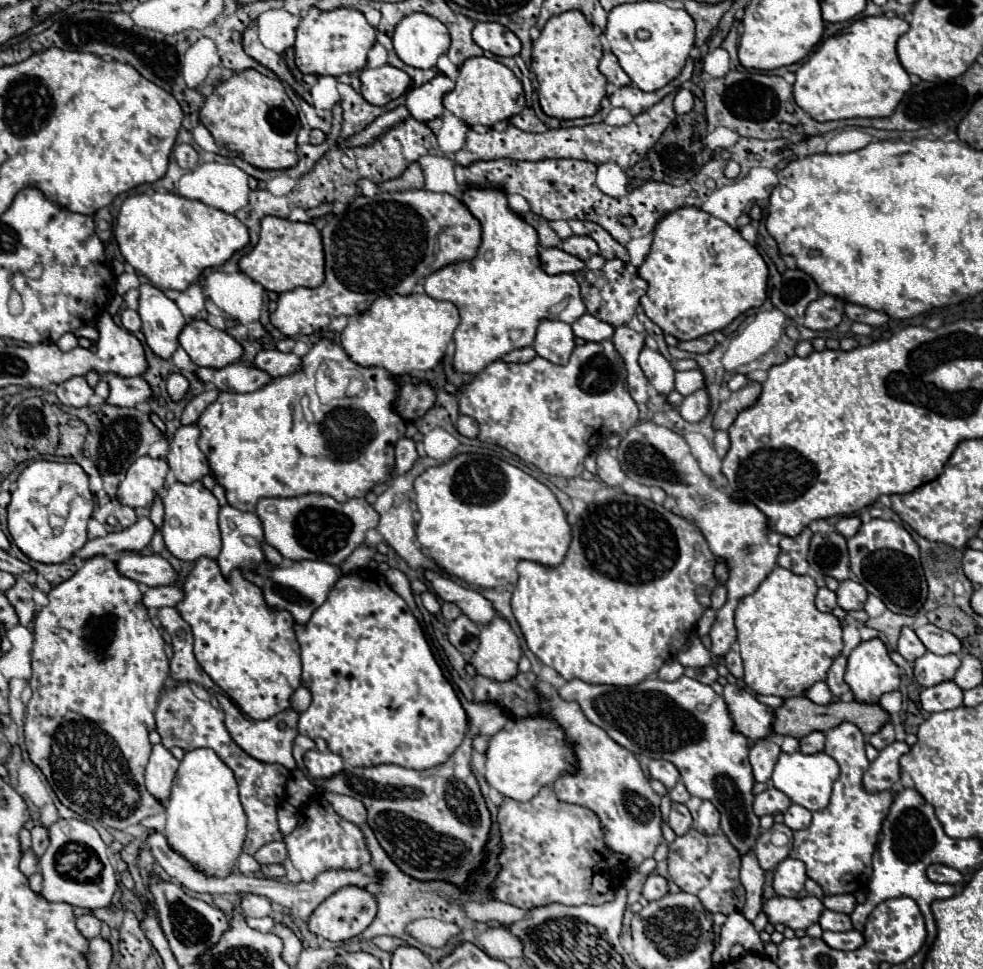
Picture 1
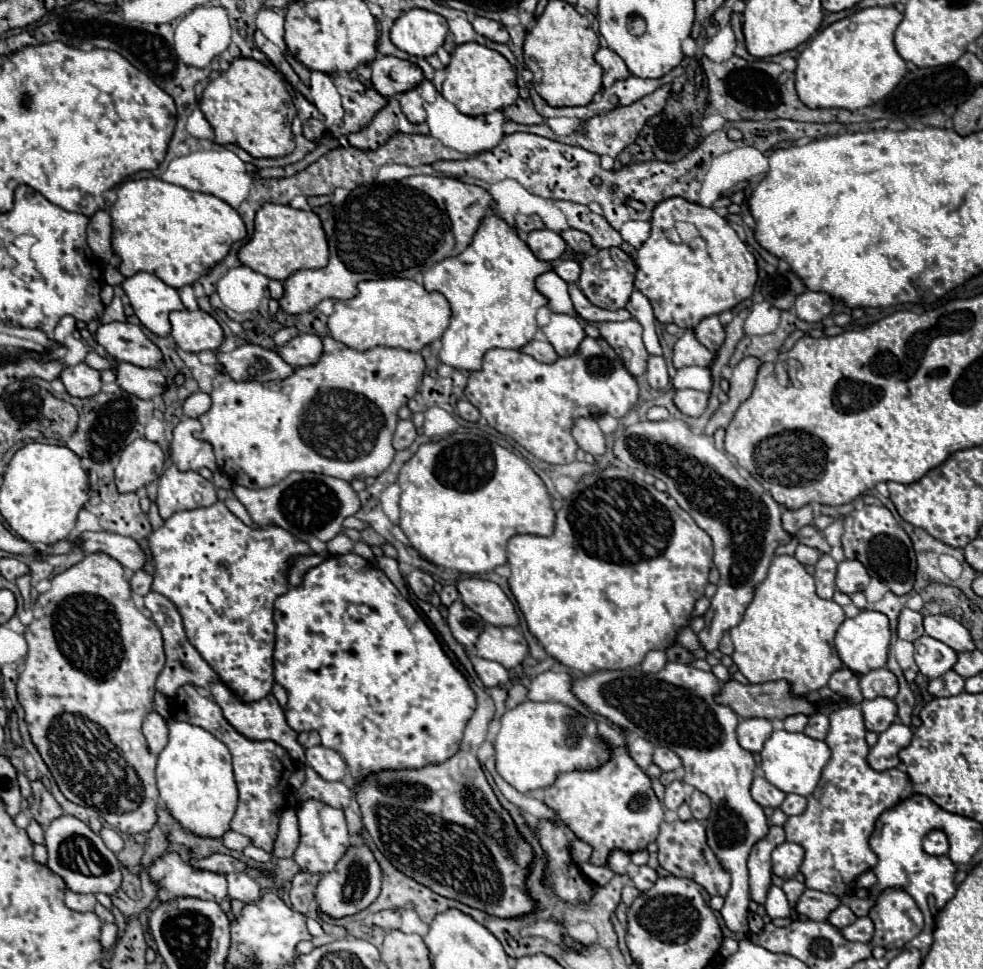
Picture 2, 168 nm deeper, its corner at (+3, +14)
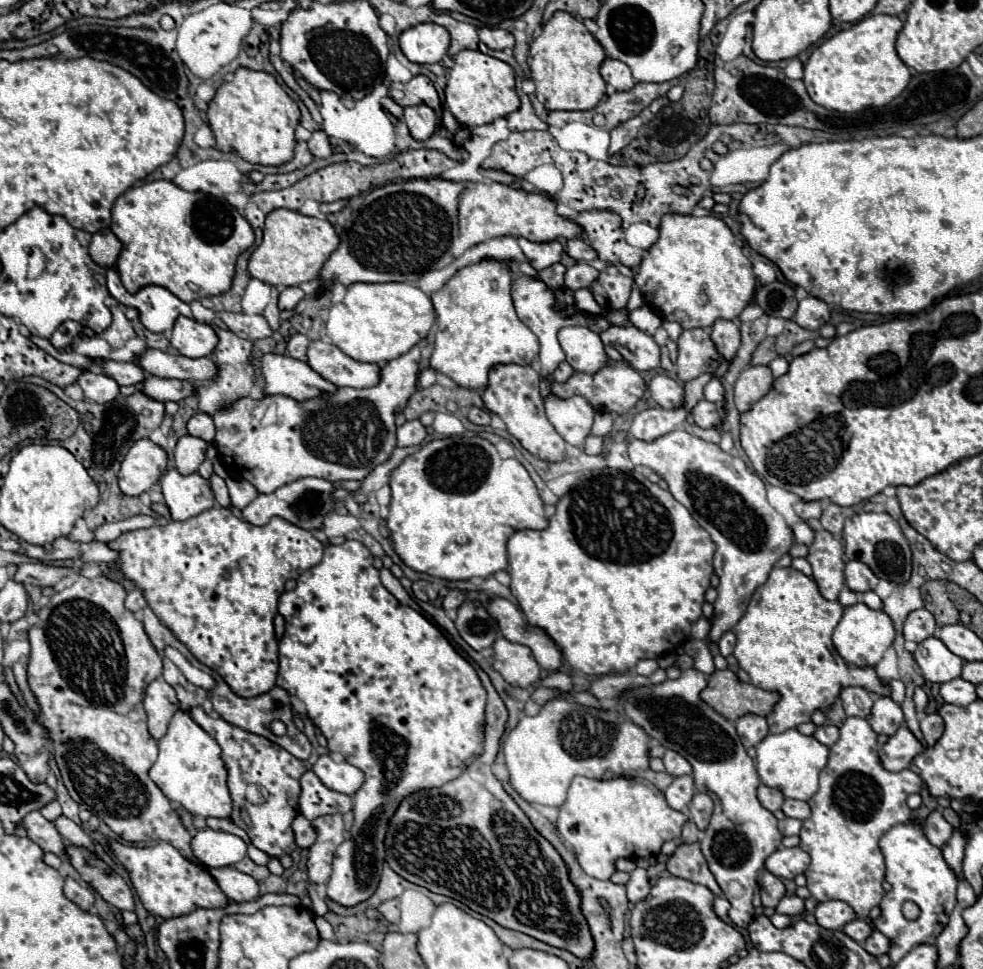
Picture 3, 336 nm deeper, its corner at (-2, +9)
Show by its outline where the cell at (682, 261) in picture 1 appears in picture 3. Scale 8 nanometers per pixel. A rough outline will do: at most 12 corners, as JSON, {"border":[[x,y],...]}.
{"border":[[667,213],[635,283],[665,321],[735,319],[757,279],[715,215]]}

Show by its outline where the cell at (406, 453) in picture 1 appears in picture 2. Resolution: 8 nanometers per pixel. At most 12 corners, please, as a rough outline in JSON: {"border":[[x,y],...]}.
{"border":[[400,420],[394,448],[408,448],[416,438],[412,420]]}

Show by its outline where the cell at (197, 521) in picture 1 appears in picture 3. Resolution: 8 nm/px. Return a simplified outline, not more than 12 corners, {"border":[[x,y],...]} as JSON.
{"border":[[169,469],[161,477],[175,521],[215,507],[211,485],[199,473]]}

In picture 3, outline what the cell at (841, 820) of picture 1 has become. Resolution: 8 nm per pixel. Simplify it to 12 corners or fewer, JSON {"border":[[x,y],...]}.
{"border":[[847,717],[809,799],[807,889],[859,919],[883,897],[879,839],[921,777],[881,767]]}

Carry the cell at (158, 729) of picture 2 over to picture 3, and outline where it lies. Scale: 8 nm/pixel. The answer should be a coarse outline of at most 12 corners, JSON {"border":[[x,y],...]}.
{"border":[[157,677],[143,699],[149,733],[155,741],[179,701],[175,689]]}

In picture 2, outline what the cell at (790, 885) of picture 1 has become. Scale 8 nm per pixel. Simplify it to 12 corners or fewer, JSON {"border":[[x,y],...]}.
{"border":[[784,842],[772,852],[772,872],[794,878],[804,848]]}

